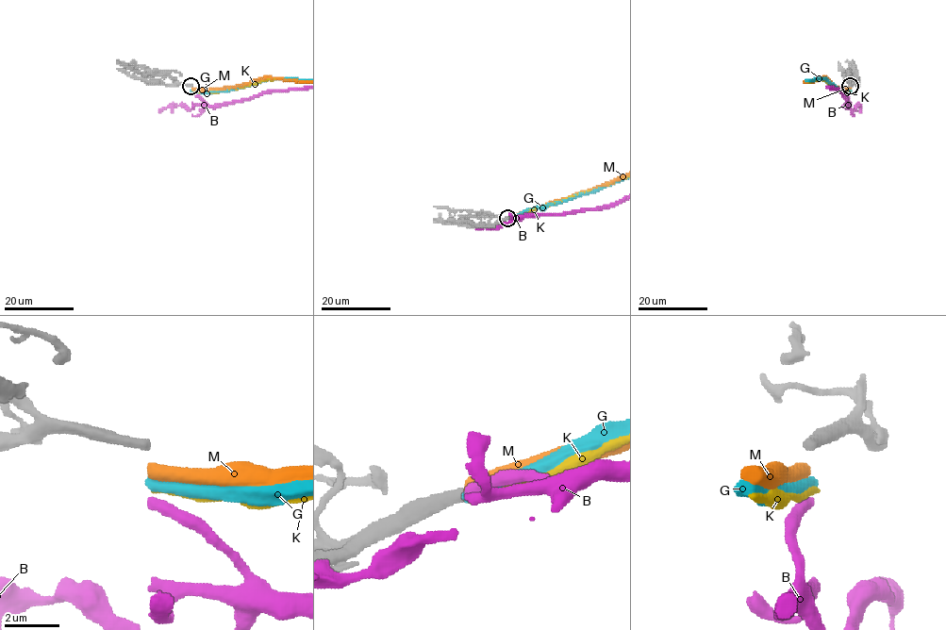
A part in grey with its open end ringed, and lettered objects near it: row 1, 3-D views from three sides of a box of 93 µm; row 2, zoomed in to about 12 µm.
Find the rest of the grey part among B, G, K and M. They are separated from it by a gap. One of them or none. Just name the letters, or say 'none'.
G

